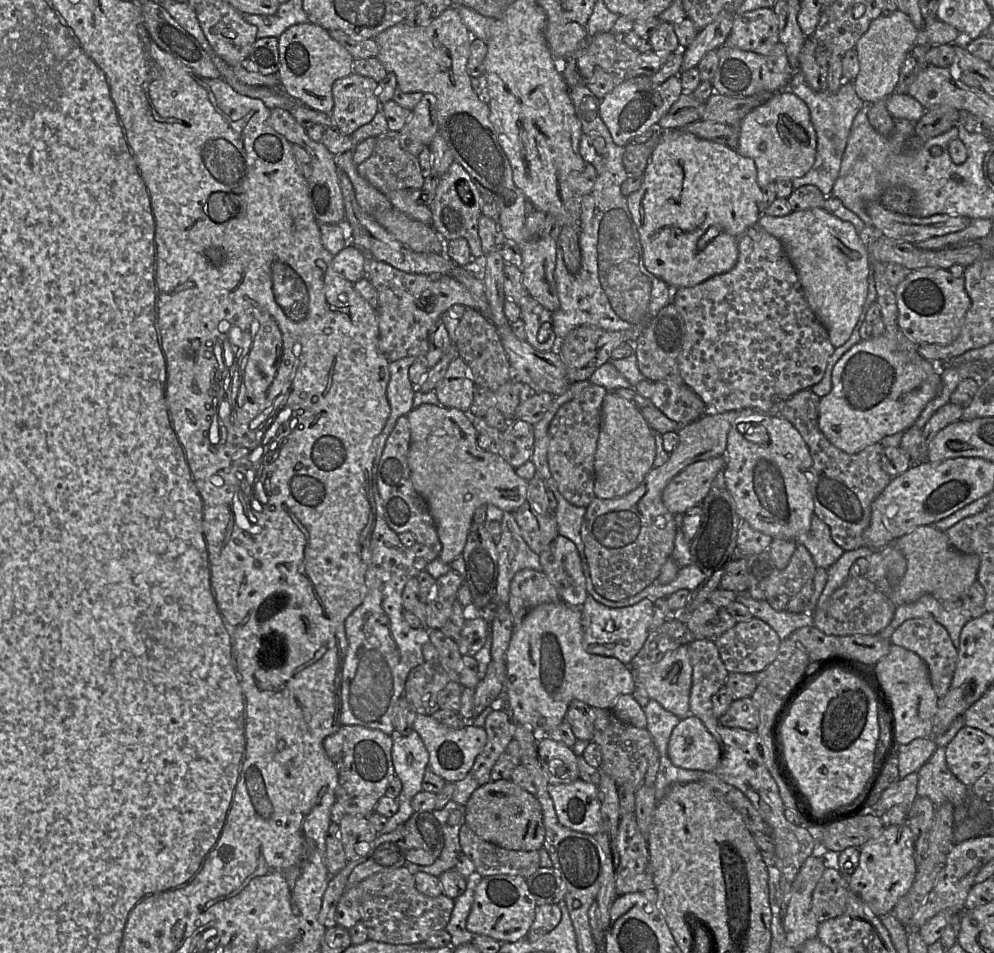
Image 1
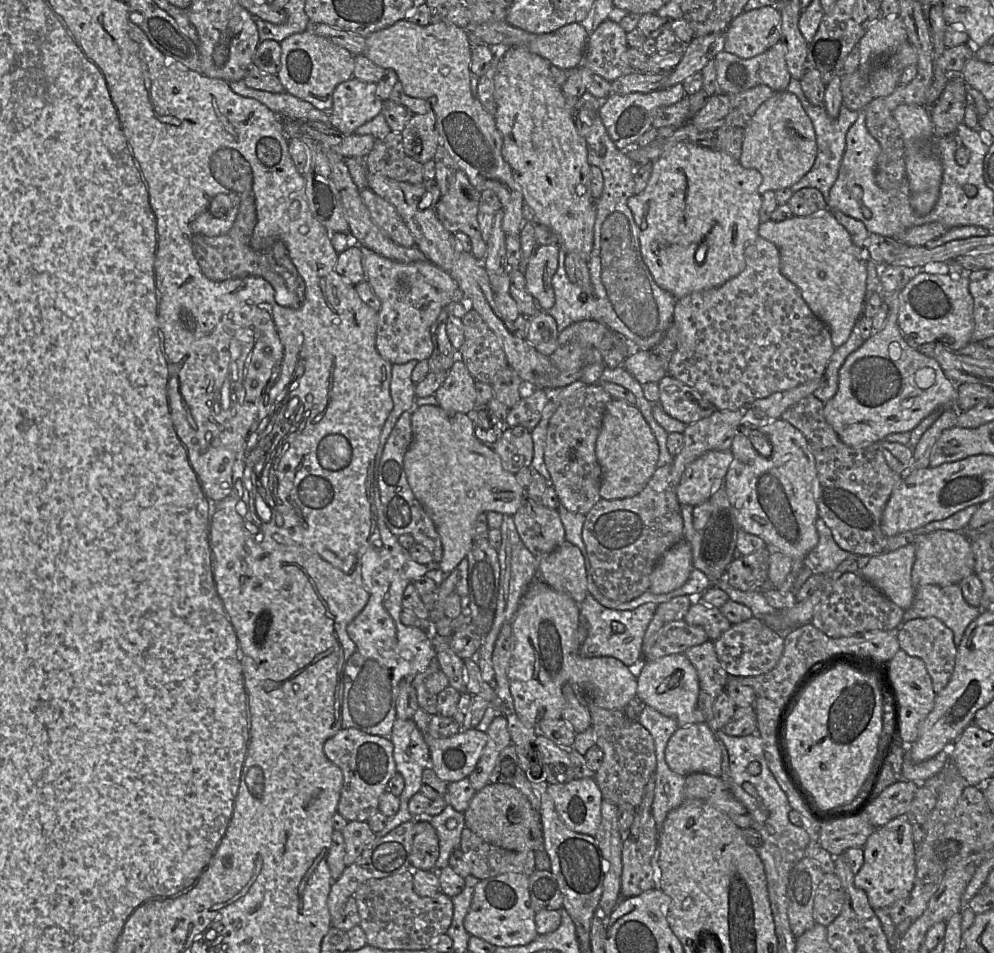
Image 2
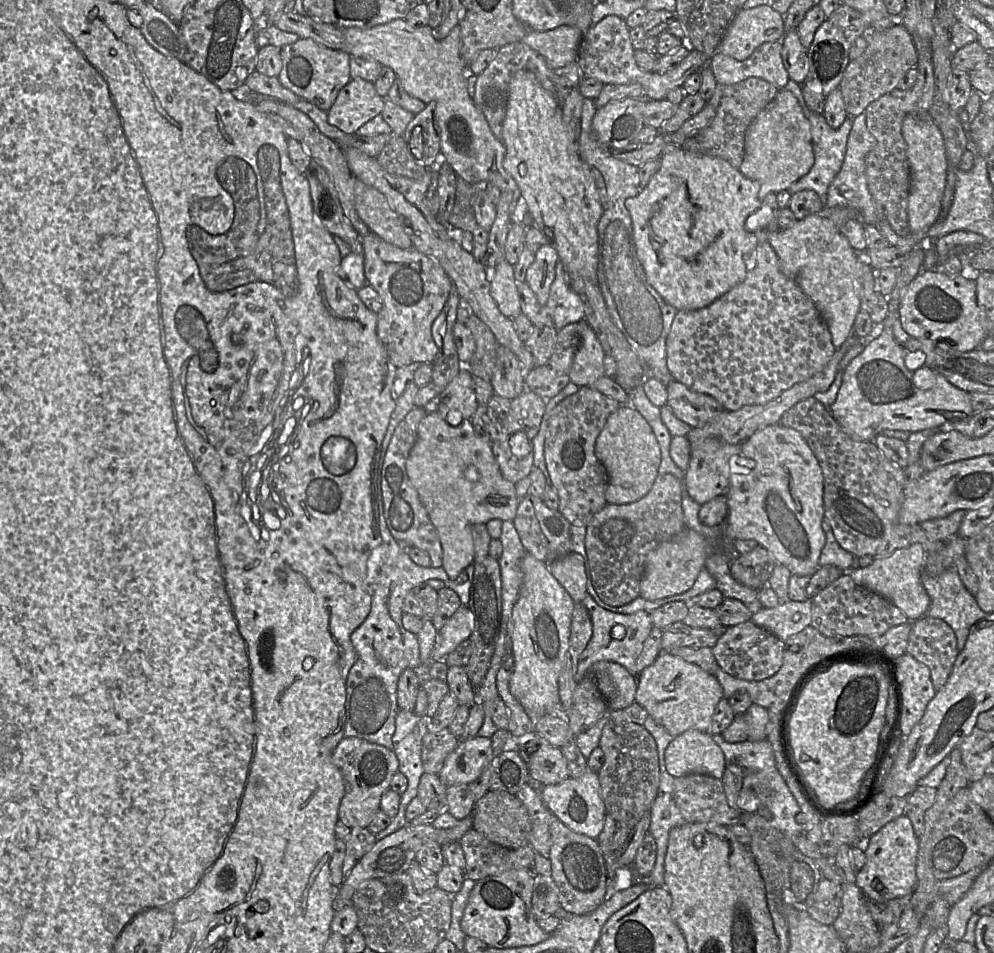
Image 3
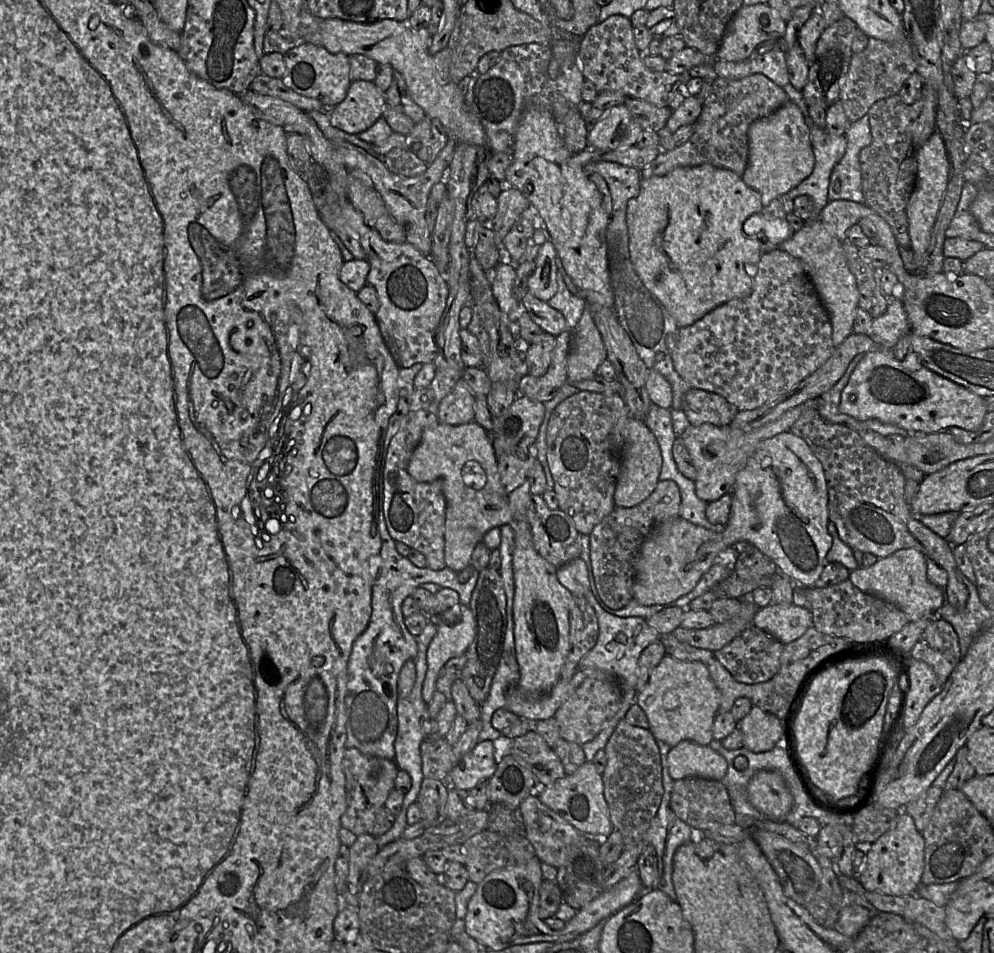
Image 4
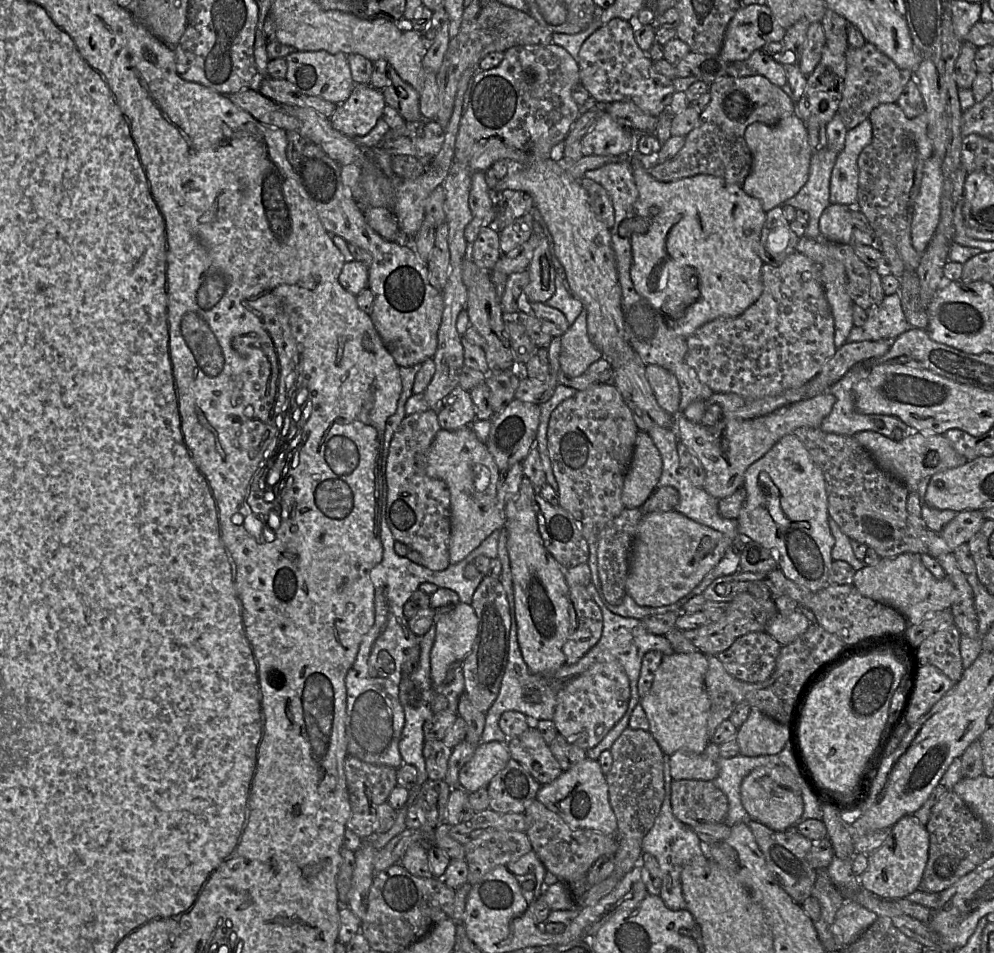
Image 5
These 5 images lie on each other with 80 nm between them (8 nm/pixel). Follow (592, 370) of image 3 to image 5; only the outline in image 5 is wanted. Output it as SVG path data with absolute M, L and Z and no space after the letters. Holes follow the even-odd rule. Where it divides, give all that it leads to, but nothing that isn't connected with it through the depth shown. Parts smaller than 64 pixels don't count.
M587 310L581 314L561 336L560 367L571 377L586 373L603 355L590 341L587 329Z

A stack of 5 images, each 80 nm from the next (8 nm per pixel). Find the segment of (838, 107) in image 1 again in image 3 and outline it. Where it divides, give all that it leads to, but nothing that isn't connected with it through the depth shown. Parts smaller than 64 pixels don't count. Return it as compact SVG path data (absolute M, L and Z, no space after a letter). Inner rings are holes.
M790 79L788 84L782 90L790 91L795 95L803 109L804 115L810 122L812 148L815 159L811 170L805 176L793 183L787 190L789 190L792 195L803 190L813 190L818 194L822 203L826 206L828 188L833 179L839 173L844 161L847 141L852 128L853 118L848 116L839 128L833 129L827 124L823 114L817 114L808 108L803 97L801 84Z

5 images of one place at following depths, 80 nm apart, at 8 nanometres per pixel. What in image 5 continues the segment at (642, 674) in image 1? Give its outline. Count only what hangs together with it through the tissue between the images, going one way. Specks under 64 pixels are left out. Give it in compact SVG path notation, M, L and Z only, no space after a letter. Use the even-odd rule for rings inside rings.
M701 651L664 655L651 689L639 701L649 722L649 732L668 756L678 750L695 754L705 751L710 710L710 699L704 683L707 670L708 657Z

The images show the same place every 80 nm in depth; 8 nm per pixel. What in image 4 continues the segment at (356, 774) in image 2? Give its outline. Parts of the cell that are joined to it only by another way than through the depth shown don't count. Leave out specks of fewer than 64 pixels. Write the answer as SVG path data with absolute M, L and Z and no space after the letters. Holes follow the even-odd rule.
M352 747L346 748L342 767L346 778L347 808L341 816L341 825L356 836L369 834L378 809L384 806L389 793L394 789L399 768L394 760L367 756Z

